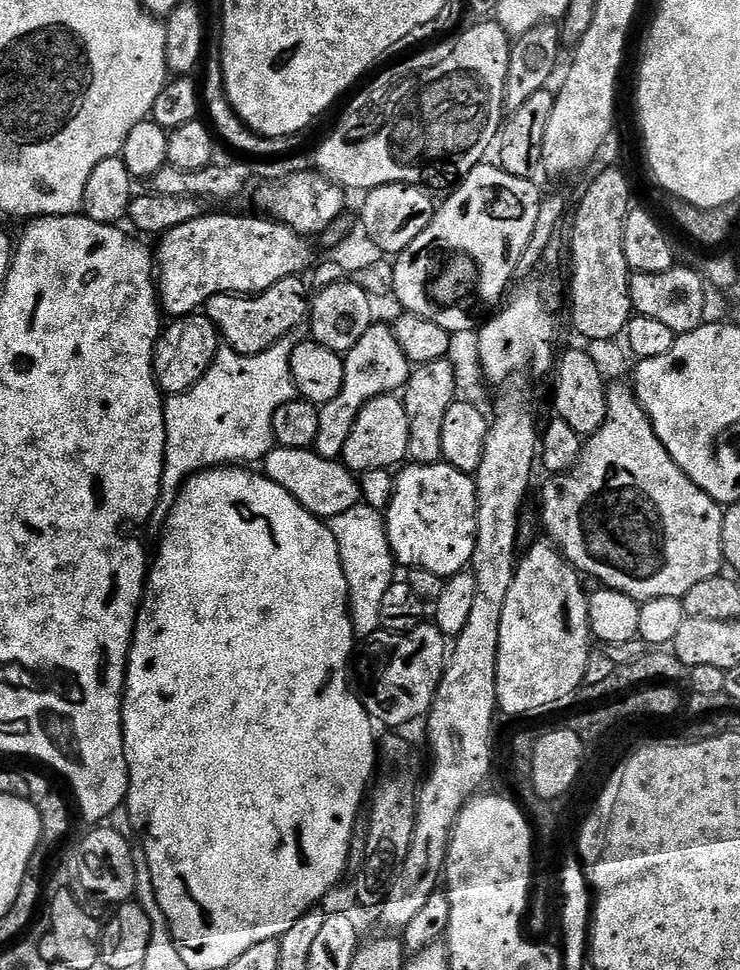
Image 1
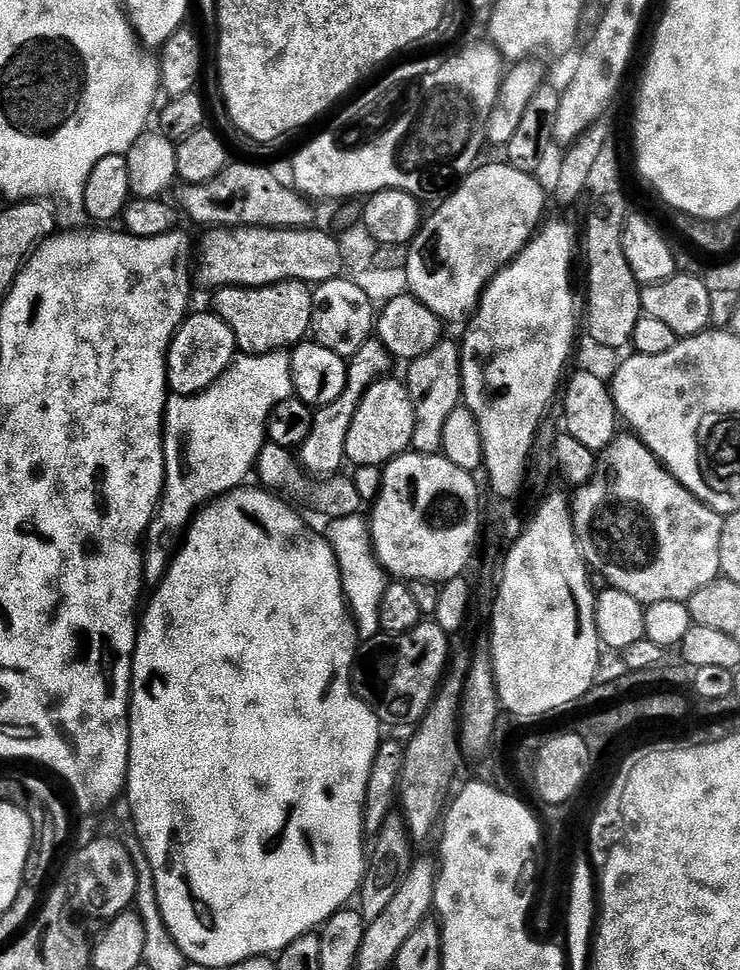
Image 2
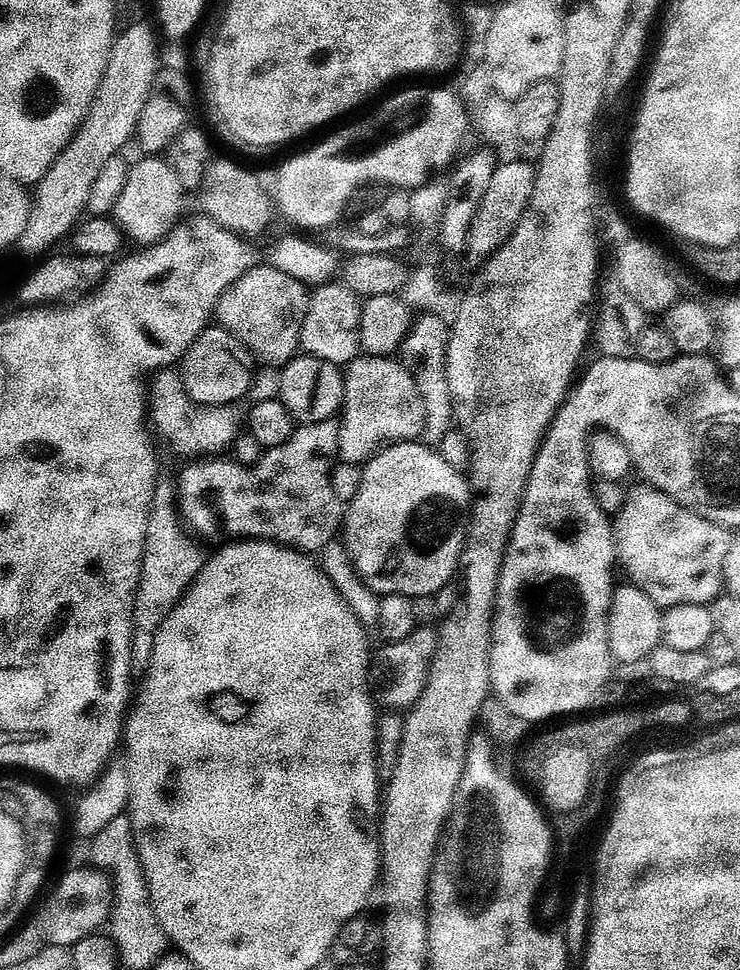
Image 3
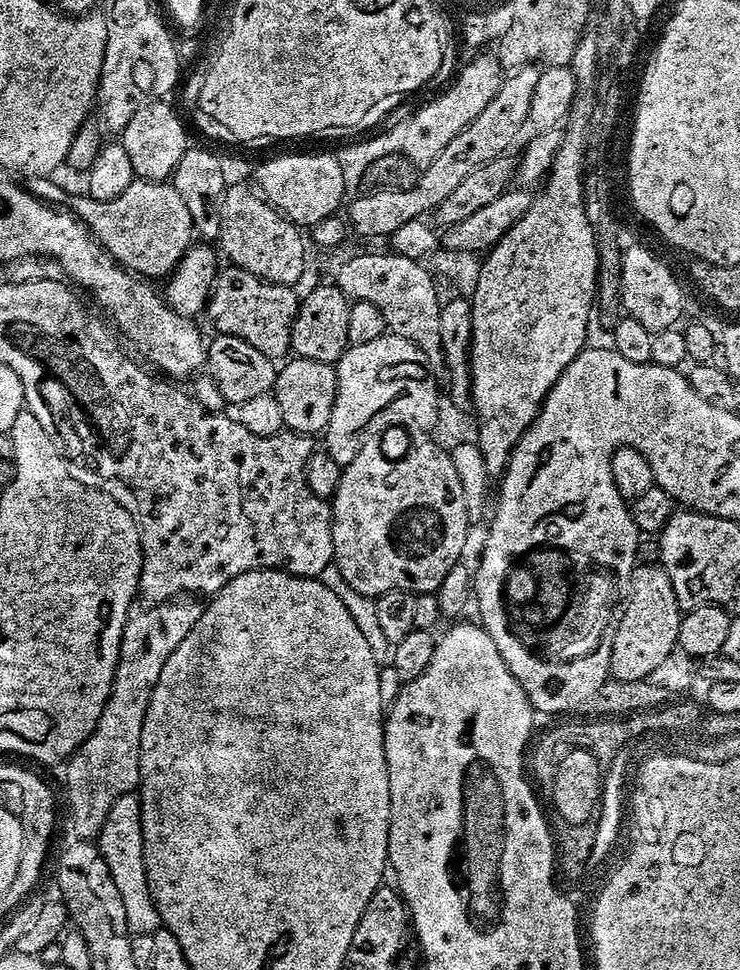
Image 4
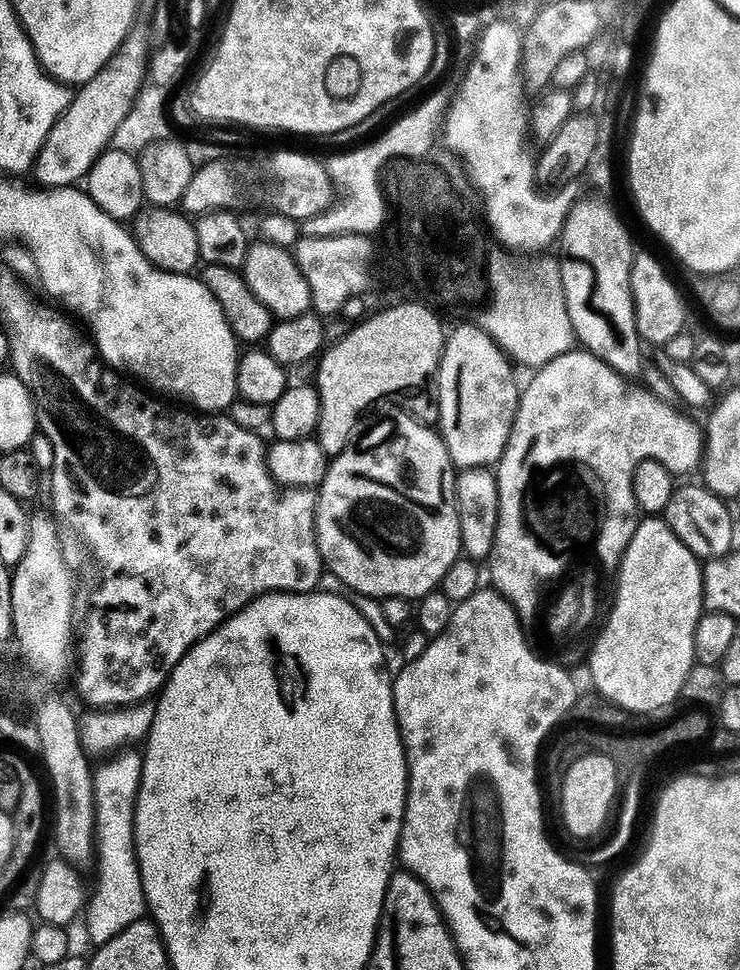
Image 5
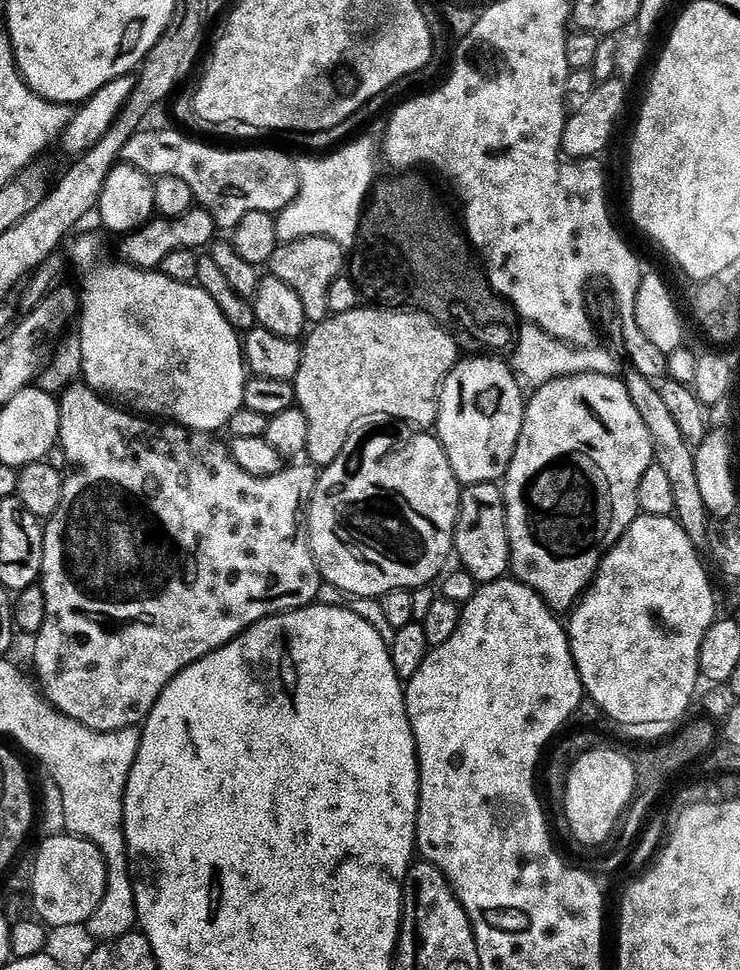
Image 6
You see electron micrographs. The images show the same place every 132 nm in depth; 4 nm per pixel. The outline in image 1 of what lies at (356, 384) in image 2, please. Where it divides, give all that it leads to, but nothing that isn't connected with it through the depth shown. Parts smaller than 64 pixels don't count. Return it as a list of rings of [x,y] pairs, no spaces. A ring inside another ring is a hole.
[[[373,322],[366,334],[362,334],[362,338],[358,338],[358,342],[354,342],[354,346],[344,356],[344,377],[338,398],[326,402],[320,408],[314,451],[324,459],[339,461],[344,454],[346,438],[350,438],[350,430],[362,406],[379,396],[399,393],[408,383],[412,369],[413,365],[409,364],[406,354],[402,354],[402,346],[398,346],[395,327],[391,323]]]

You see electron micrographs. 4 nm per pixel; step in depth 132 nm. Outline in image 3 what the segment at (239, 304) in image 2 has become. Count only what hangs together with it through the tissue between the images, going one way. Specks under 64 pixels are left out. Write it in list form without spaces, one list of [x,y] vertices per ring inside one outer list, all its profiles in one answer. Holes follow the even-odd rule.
[[[252,268],[229,286],[216,303],[215,319],[219,327],[232,332],[253,357],[283,366],[295,360],[301,351],[302,322],[310,299],[309,285],[295,280],[280,268]]]

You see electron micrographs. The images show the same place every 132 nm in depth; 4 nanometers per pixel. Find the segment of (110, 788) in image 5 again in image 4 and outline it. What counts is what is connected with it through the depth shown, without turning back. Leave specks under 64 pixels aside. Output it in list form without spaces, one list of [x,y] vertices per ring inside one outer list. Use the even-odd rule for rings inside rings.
[[[139,795],[123,796],[118,798],[118,802],[114,802],[114,810],[110,810],[110,818],[106,818],[106,826],[100,831],[98,847],[101,856],[108,863],[110,884],[116,887],[116,892],[120,895],[120,904],[124,907],[124,920],[129,928],[127,931],[133,937],[155,937],[156,933],[161,931],[162,925],[146,874],[144,827]]]

